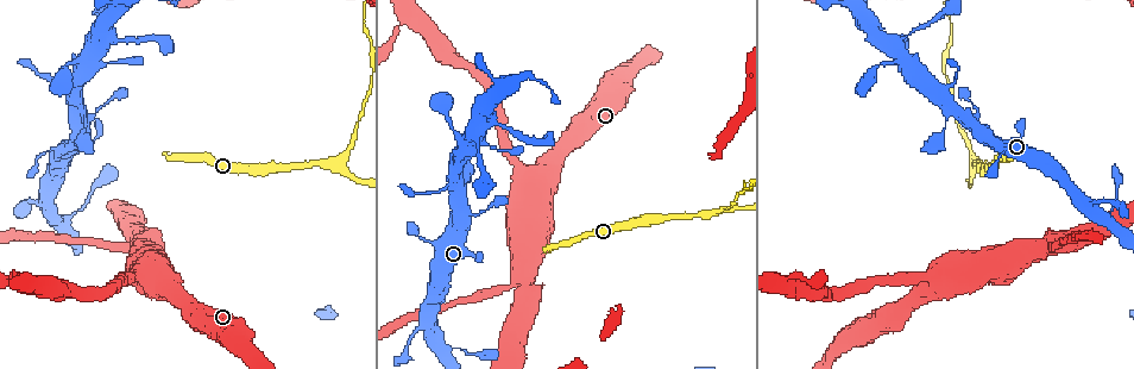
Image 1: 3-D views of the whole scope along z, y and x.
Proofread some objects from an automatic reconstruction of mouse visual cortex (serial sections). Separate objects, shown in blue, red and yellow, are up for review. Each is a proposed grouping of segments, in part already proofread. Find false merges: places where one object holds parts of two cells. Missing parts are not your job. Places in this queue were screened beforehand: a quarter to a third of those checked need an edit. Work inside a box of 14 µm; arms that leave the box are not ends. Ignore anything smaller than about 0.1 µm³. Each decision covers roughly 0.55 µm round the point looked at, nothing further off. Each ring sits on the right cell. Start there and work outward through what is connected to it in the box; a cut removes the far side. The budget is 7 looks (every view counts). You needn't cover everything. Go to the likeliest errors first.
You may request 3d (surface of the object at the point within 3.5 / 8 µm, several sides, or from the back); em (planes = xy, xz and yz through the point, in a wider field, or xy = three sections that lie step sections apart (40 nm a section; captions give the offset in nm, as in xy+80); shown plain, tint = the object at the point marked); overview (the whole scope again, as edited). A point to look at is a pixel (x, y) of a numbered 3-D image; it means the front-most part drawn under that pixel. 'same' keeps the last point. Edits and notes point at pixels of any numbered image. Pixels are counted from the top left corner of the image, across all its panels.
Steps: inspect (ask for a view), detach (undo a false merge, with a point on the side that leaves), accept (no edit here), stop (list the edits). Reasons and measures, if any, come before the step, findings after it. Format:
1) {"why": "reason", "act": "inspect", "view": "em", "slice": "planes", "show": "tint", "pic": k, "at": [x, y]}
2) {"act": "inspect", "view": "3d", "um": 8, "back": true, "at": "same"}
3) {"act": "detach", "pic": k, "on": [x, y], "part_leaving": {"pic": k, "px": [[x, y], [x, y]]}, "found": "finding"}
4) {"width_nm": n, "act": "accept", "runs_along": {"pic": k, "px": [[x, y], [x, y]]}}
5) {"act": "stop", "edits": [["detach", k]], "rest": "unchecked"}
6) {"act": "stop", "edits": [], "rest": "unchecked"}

{"why": "a fork", "act": "inspect", "view": "3d", "um": 3.5, "pic": 1, "at": [336, 161]}

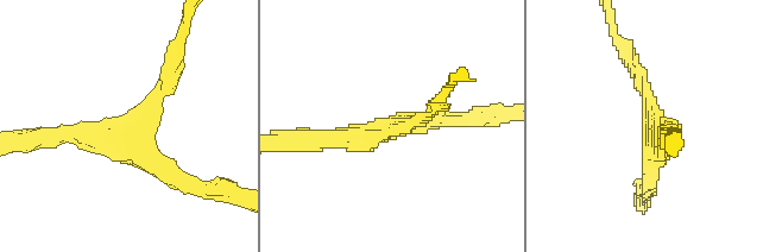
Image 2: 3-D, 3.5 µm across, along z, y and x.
{"arms": 3, "arm_widths_nm": [200, 250, 250], "why": "now the EM", "act": "inspect", "view": "em", "slice": "xy", "step": 1, "show": "tint", "pic": 2, "at": [384, 127]}

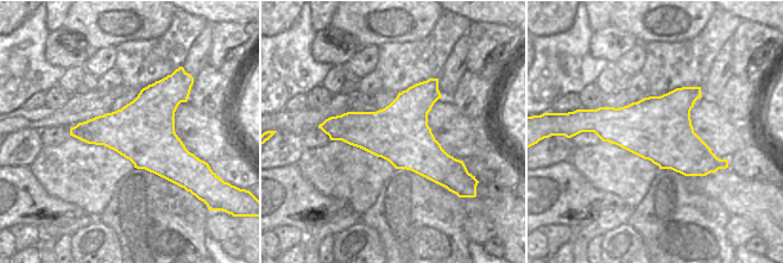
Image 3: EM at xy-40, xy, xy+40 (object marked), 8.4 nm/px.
{"why": "another direction", "act": "inspect", "view": "em", "slice": "xy", "step": 2, "show": "tint", "at": "same"}

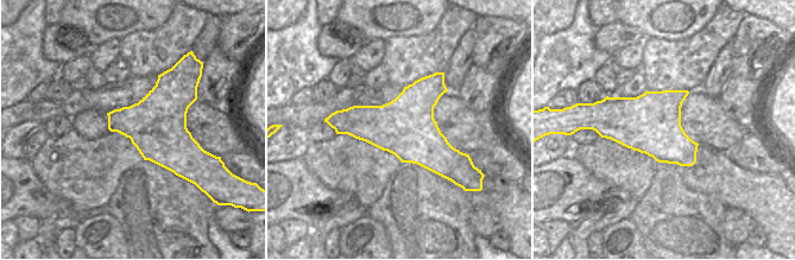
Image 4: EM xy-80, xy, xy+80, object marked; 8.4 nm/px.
{"act": "accept", "runs_along": {"pic": 2, "px": [[43, 137], [124, 133], [170, 79]]}, "found": "one cell here"}

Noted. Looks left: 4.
{"act": "inspect", "view": "3d", "um": 8, "pic": 1, "at": [514, 284]}

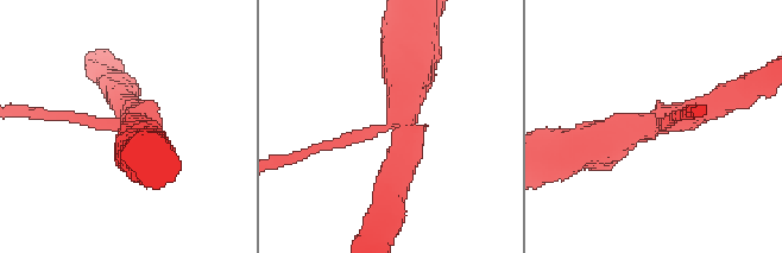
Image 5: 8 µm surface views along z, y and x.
{"why": "closer look", "act": "inspect", "view": "3d", "um": 3.5, "pic": 5, "at": [655, 126]}

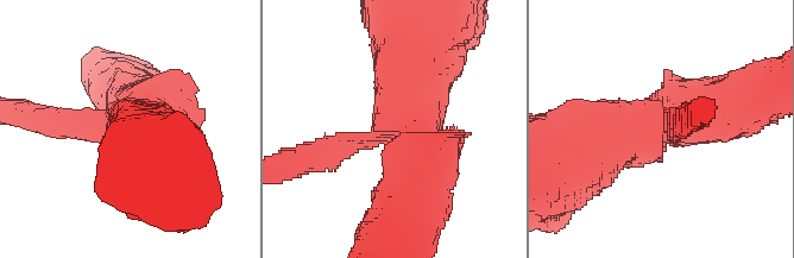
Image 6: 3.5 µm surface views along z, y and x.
{"why": "need the tissue", "act": "inspect", "view": "em", "slice": "xy", "step": 2, "show": "tint", "pic": 6, "at": [658, 128]}

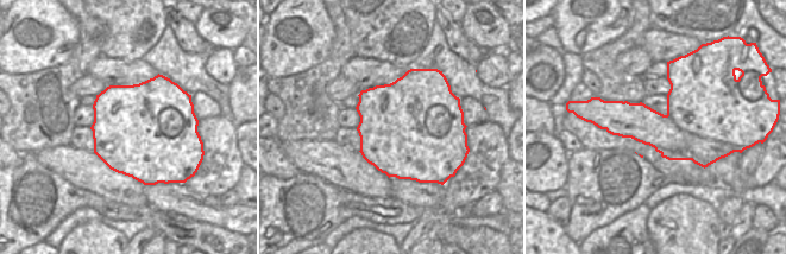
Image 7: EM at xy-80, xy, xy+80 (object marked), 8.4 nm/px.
{"act": "detach", "pic": 6, "on": [54, 130], "found": "a second cell is stuck on"}

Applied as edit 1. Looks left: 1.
{"act": "stop", "edits": [["detach", 6]], "rest": "unchecked"}

